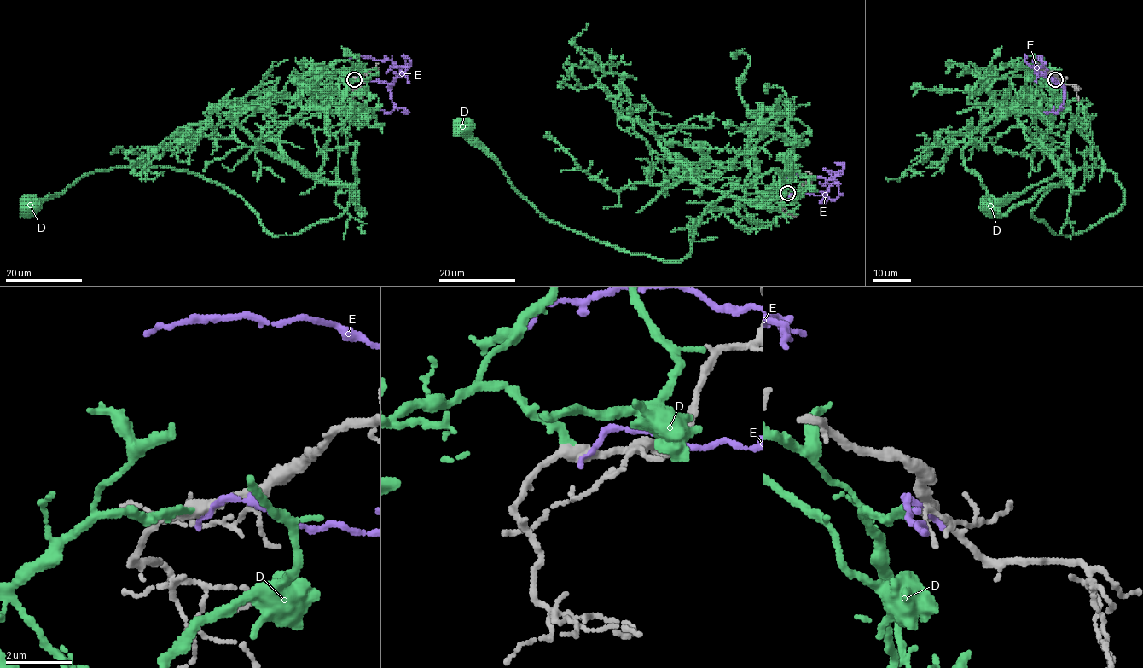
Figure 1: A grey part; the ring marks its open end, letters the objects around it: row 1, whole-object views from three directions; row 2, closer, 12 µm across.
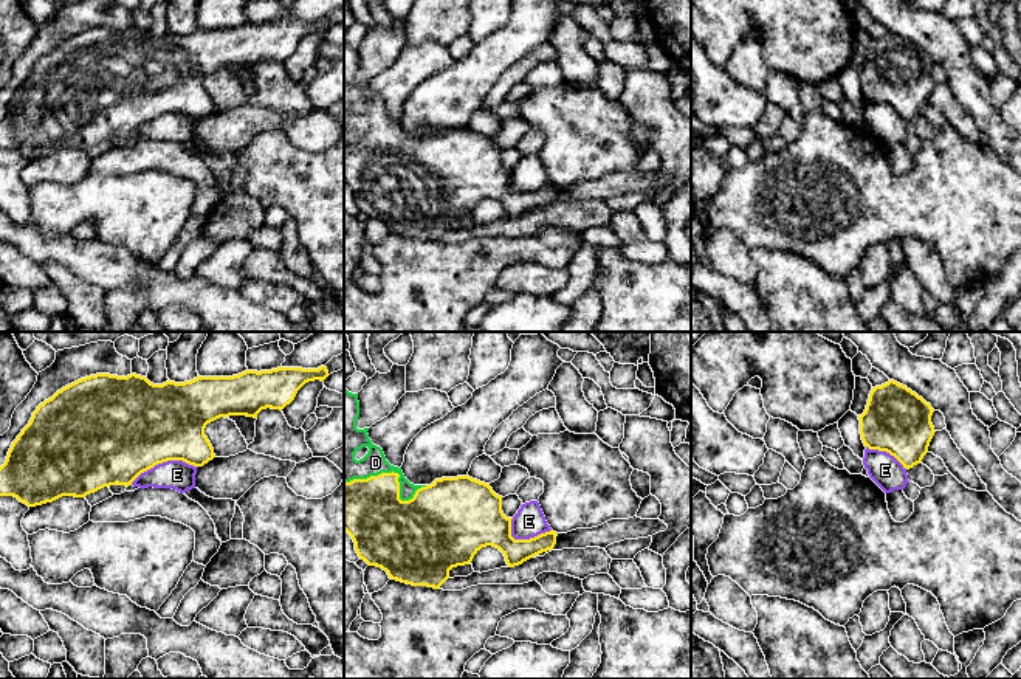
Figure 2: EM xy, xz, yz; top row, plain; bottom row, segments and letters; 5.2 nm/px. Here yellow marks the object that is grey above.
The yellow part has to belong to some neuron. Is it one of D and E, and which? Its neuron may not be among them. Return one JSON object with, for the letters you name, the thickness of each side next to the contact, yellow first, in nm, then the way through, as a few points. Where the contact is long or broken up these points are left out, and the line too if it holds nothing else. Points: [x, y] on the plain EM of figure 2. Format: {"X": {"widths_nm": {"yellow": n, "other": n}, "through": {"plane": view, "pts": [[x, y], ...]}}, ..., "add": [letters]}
{"D": {"widths_nm": {"yellow": 320, "other": 120}}, "add": ["D"]}

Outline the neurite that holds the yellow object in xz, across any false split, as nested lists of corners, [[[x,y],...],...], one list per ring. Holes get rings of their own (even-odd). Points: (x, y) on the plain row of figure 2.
[[[344,39],[344,183],[369,219],[381,220],[389,231],[438,242],[449,223],[469,217],[486,198],[499,202],[508,220],[552,203],[558,186],[550,183],[530,192],[511,189],[511,172],[502,164],[502,149],[490,136],[466,129],[435,132],[431,138],[411,136],[401,119],[386,113],[383,102],[369,91],[369,81],[358,82],[358,47]]]

